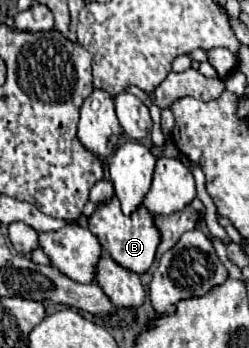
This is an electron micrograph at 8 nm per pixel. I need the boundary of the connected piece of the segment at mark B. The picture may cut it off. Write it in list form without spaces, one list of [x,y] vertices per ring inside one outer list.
[[[113,196],[111,200],[103,202],[97,206],[97,210],[91,214],[89,218],[89,230],[99,238],[103,250],[123,268],[143,274],[151,268],[153,260],[155,260],[155,250],[159,246],[161,234],[153,224],[153,214],[147,208],[139,208],[137,212],[133,212],[131,216],[125,216],[121,212],[121,206],[117,202],[117,198]]]

